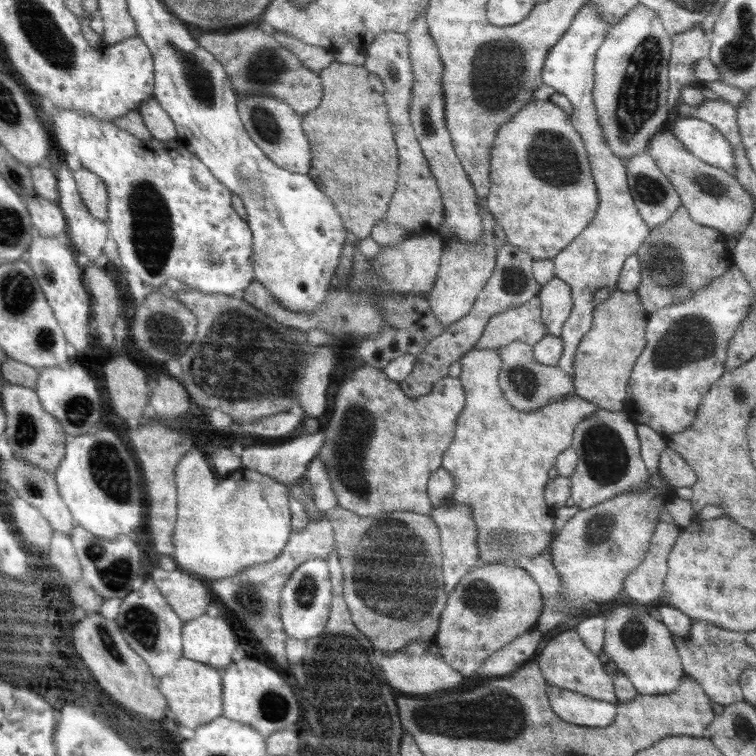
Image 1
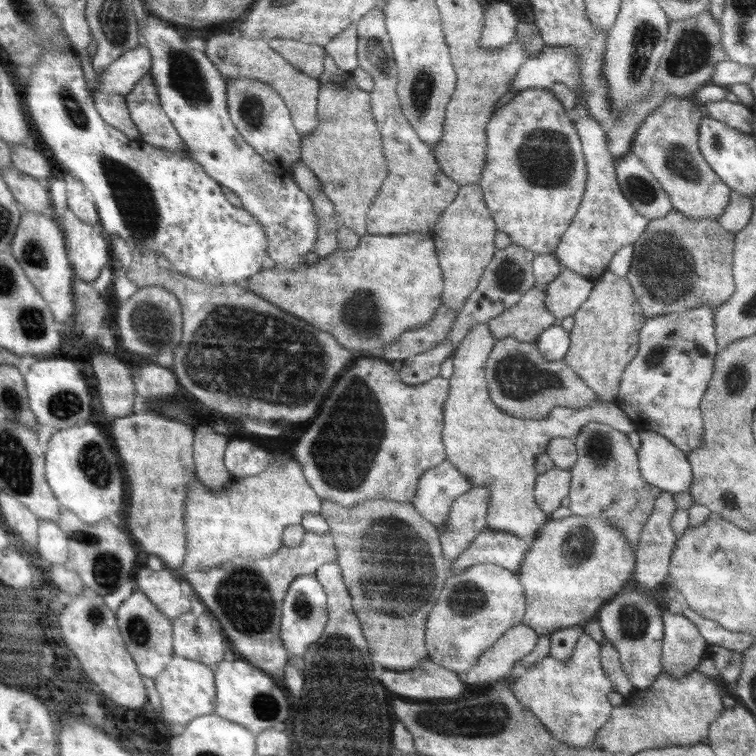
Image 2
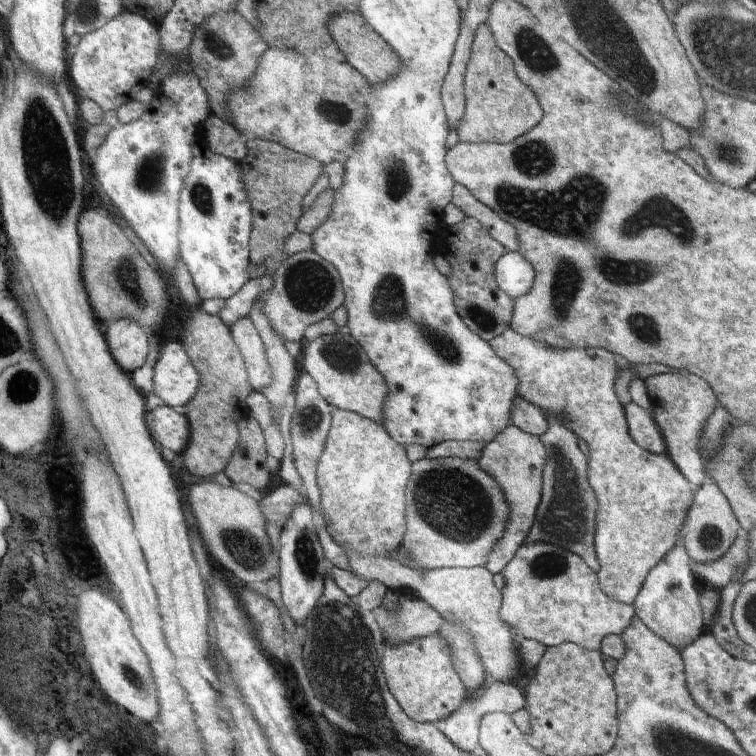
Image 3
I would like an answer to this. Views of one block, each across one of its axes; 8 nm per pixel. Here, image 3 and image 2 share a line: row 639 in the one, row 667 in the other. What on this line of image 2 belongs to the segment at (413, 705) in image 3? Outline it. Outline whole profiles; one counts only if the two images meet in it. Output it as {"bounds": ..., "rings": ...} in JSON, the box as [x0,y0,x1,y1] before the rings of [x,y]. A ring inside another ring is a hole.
{"bounds":[379,660,465,700],"rings":[[[424,660],[412,670],[393,671],[386,669],[379,681],[390,694],[407,700],[456,699],[462,694],[465,684],[458,673]]]}

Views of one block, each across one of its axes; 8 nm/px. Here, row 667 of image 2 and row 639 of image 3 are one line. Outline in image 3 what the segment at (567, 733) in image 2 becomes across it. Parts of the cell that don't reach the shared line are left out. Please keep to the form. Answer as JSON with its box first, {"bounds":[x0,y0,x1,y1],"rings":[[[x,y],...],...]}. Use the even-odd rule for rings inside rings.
{"bounds":[499,542,635,651],"rings":[[[534,542],[520,545],[514,558],[504,567],[502,574],[505,585],[501,589],[502,602],[499,615],[517,640],[535,640],[547,648],[571,642],[596,651],[601,647],[605,636],[621,635],[630,626],[630,621],[635,615],[632,604],[622,604],[602,592],[597,572],[594,572],[580,556],[554,544]]]}

